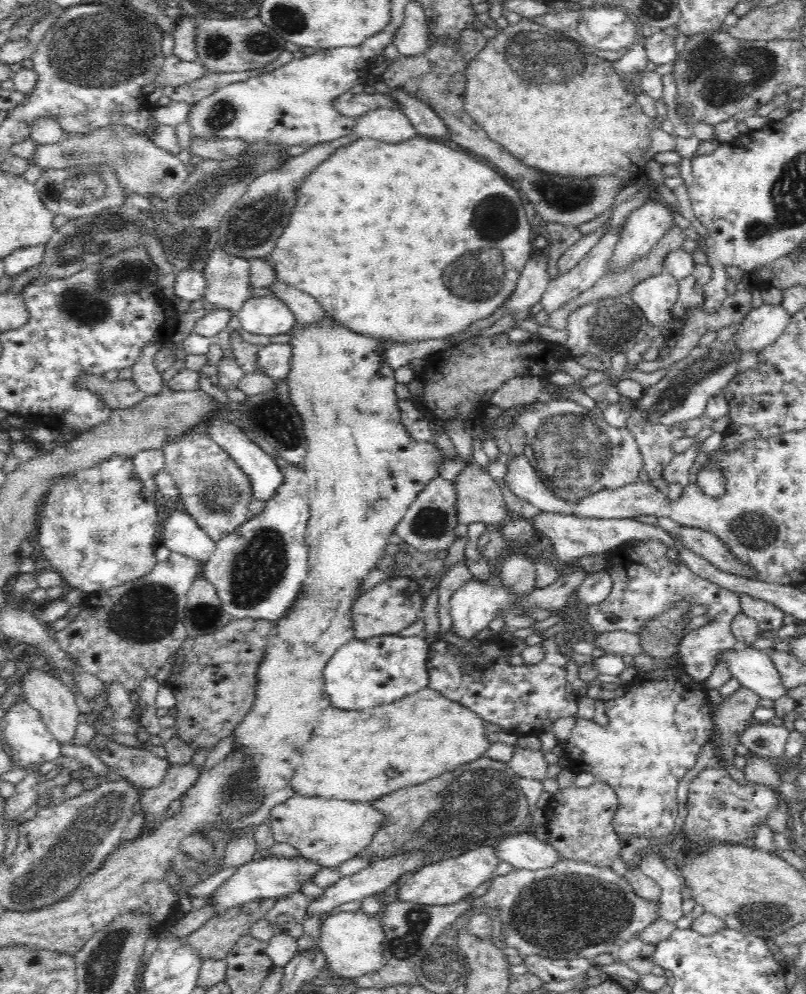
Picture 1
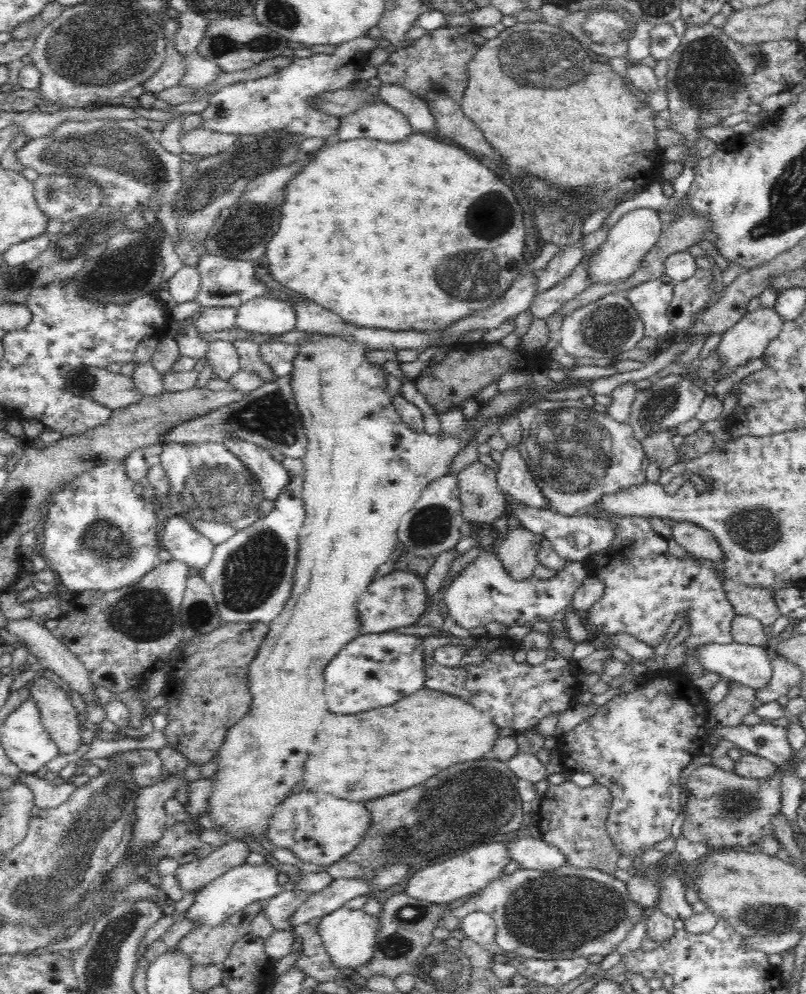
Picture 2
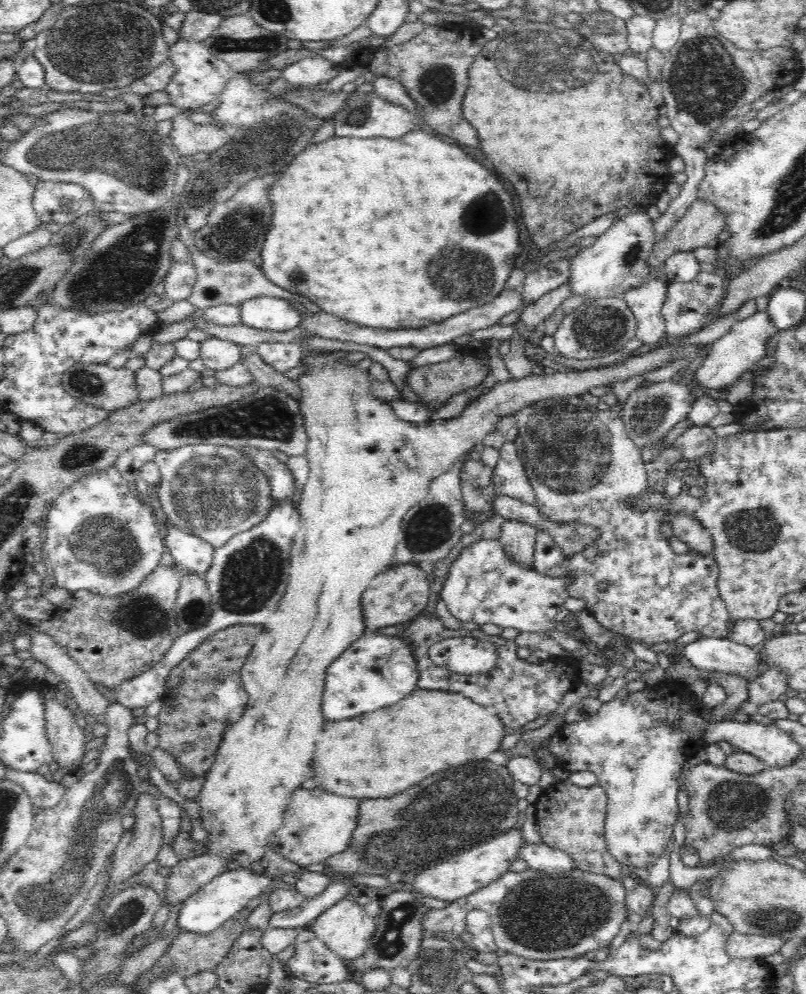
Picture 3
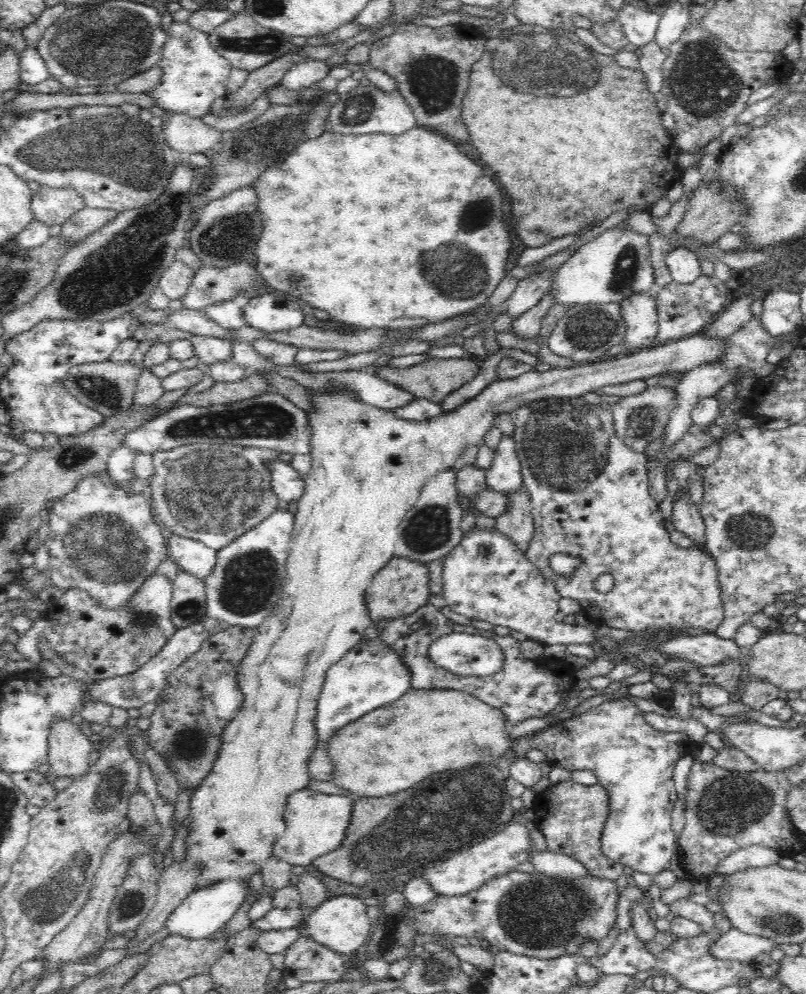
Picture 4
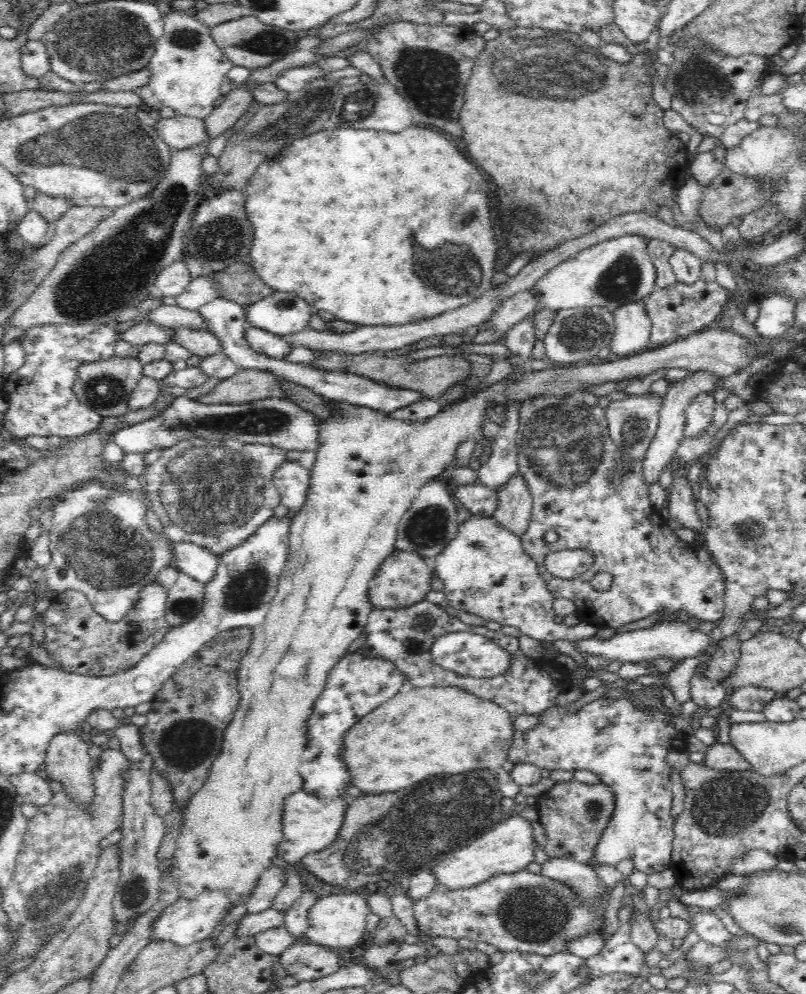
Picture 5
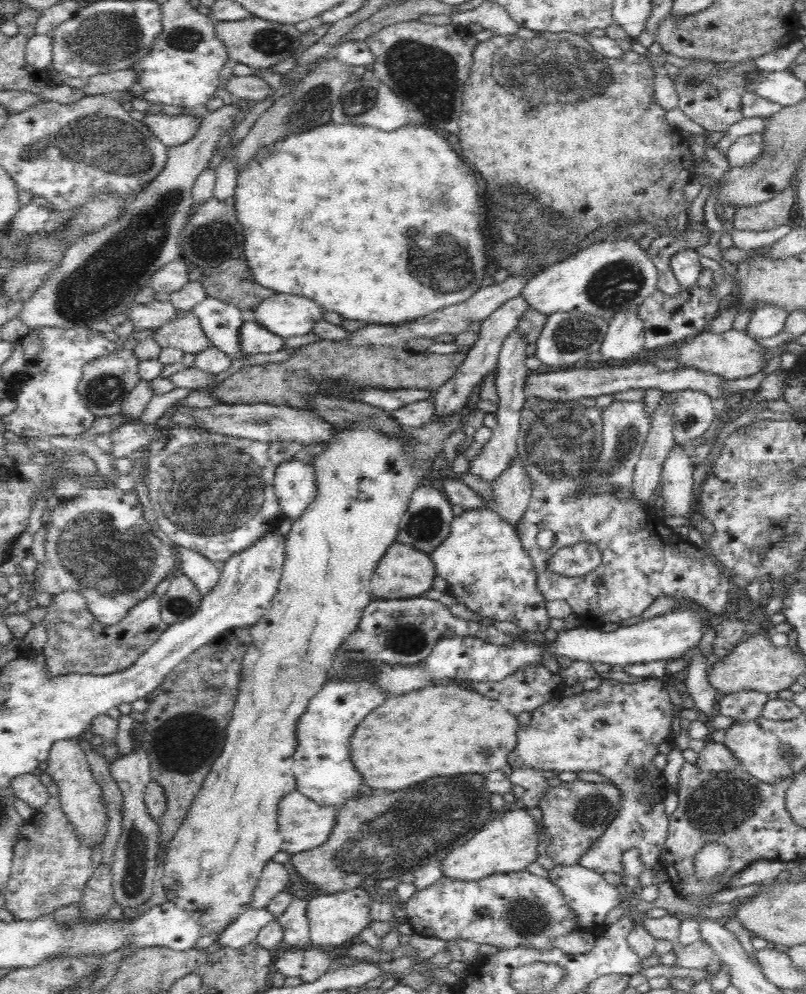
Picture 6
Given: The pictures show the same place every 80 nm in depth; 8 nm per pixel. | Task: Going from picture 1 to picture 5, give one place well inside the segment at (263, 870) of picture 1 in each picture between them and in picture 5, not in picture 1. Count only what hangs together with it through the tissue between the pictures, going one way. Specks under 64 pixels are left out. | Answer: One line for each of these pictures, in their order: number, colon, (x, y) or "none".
2: (245, 884)
3: (223, 897)
4: (204, 912)
5: (184, 923)

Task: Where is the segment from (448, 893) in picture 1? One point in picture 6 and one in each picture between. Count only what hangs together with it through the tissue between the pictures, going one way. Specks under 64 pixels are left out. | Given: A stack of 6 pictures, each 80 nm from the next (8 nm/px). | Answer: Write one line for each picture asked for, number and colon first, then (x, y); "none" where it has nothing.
2: (463, 875)
3: (463, 874)
4: (500, 853)
5: (509, 846)
6: (507, 844)

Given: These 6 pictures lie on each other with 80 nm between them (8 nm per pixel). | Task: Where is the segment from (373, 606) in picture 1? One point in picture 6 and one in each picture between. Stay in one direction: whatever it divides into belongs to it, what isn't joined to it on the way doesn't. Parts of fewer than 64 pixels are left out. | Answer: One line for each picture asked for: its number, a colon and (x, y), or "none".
2: (397, 599)
3: (397, 595)
4: (402, 586)
5: (404, 578)
6: (405, 571)

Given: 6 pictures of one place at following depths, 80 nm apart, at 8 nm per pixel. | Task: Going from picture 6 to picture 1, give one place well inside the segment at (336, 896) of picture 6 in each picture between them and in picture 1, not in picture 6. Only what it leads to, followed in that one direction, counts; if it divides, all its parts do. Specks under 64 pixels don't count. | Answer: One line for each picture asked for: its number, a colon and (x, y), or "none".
1: (353, 942)
2: (349, 936)
3: (346, 928)
4: (341, 923)
5: (339, 921)

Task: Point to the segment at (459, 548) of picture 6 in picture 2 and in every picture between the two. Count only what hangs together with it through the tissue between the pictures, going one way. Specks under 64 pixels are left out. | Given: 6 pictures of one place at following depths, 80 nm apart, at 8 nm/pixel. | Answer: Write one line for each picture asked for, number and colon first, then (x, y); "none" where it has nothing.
2: (484, 591)
3: (485, 584)
4: (485, 577)
5: (485, 570)

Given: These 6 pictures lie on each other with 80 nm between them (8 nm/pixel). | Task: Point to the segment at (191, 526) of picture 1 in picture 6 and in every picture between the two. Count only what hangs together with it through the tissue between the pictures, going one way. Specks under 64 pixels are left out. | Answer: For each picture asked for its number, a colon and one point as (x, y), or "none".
2: (185, 544)
3: (194, 555)
4: (193, 557)
5: (193, 560)
6: (204, 574)

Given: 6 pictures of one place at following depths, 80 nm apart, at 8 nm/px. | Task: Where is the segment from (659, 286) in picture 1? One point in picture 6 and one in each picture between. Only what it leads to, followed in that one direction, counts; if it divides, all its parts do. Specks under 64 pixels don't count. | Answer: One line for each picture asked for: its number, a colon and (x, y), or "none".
2: (651, 299)
3: (645, 302)
4: (639, 312)
5: (632, 329)
6: (624, 340)

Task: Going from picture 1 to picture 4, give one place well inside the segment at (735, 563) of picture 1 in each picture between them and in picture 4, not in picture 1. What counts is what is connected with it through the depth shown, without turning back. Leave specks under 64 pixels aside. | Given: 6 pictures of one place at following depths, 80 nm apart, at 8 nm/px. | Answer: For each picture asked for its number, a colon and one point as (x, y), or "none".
2: (701, 544)
3: (688, 529)
4: (686, 517)

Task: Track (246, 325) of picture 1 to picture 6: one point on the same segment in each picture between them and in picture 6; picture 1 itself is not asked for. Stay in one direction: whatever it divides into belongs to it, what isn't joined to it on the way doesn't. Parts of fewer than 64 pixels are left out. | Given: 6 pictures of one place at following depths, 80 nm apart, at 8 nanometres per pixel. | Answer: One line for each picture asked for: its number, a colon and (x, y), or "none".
2: (265, 315)
3: (263, 313)
4: (273, 312)
5: (282, 313)
6: (286, 315)

